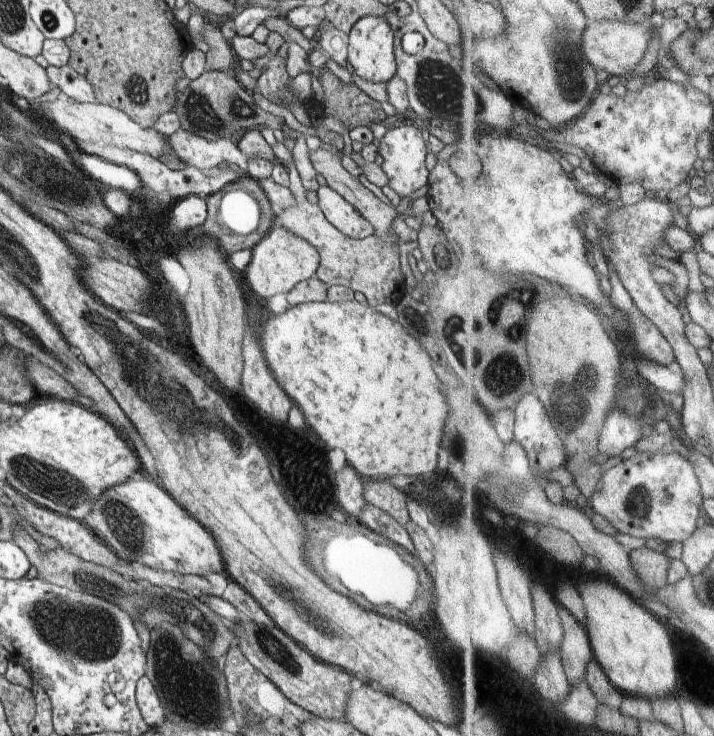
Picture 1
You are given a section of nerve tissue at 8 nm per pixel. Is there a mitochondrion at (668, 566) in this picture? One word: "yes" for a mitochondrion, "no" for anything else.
no

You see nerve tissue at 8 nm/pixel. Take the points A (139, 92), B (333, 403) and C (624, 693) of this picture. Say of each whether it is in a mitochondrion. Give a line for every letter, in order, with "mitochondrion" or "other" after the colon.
A: mitochondrion
B: other
C: other

